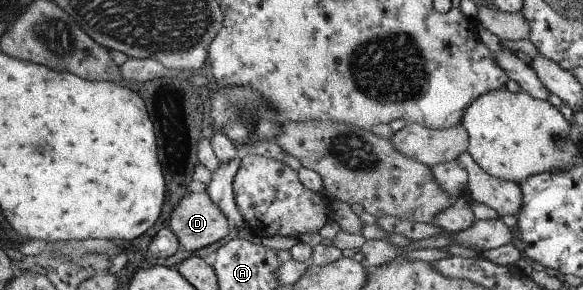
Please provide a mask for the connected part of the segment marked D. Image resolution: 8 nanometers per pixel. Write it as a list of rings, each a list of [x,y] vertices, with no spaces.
[[[186,192],[170,213],[168,225],[179,247],[190,253],[220,241],[230,227],[224,214],[204,192]]]

